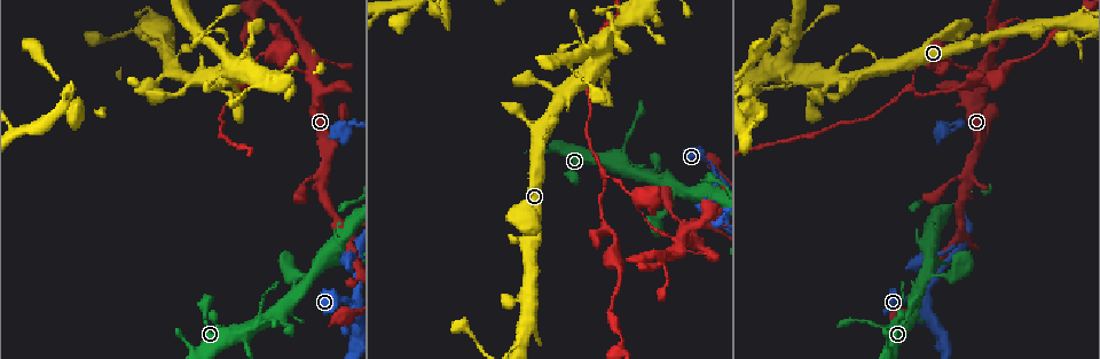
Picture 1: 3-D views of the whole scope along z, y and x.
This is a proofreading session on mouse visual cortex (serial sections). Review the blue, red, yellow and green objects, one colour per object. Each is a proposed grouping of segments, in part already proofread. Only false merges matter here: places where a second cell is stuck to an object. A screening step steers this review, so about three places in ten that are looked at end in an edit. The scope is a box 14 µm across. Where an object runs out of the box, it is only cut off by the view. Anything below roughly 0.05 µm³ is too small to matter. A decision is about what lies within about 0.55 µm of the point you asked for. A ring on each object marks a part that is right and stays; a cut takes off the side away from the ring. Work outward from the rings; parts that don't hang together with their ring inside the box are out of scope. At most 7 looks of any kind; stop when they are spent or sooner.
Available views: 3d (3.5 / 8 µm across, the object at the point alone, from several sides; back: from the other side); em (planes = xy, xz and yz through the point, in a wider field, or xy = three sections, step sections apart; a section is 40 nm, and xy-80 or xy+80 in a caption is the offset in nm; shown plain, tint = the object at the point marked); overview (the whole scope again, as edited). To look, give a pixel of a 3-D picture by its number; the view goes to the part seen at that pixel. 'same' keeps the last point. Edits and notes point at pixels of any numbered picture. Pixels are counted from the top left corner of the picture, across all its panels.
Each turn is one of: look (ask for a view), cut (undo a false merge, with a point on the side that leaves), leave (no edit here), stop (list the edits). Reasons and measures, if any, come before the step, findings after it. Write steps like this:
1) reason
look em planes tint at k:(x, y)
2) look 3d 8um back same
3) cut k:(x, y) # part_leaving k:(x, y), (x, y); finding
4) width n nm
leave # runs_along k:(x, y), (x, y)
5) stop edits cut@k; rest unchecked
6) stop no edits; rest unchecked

narrows sharply
look 3d 3.5um at 1:(603, 70)

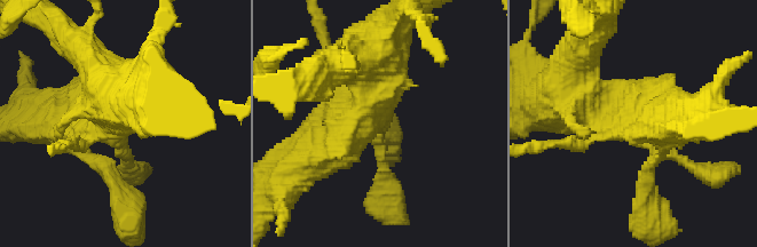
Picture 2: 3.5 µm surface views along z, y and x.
look em xy step 3 tint at 2:(380, 121)

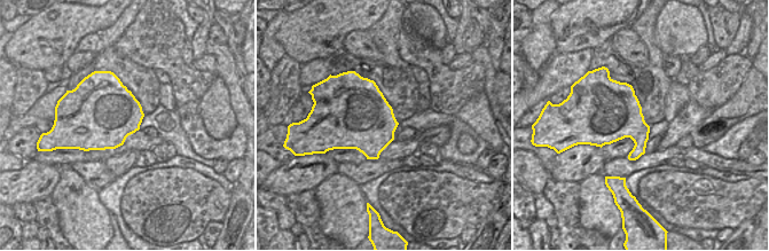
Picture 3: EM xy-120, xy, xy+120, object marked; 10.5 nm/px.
leave # runs_along 2:(331, 144), (392, 24); all the same cell

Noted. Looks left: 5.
thin neck
look 3d 3.5um at 1:(771, 43)

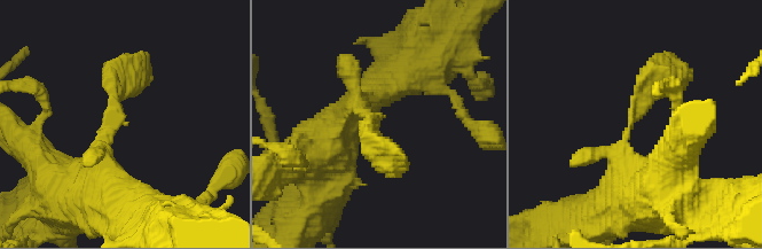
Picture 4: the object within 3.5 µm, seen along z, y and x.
need the tissue
look em xy step 1 tint at 4:(630, 123)

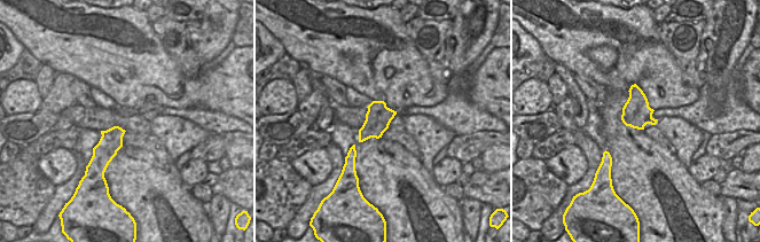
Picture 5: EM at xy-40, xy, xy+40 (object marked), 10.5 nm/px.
leave # runs_along 4:(87, 189), (136, 72); all the same cell

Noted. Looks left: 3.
branch point
look 3d 8um at 1:(679, 242)

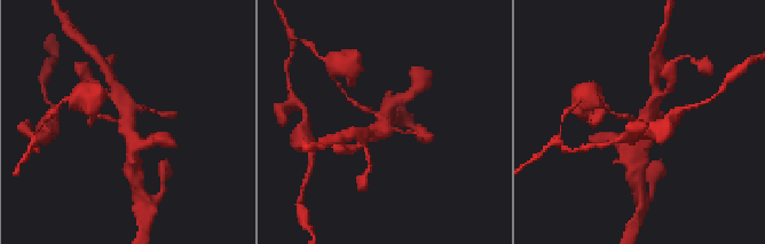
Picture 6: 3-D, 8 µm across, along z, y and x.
arms 3; arm_widths 150, 400, 400 nm; need the tissue
look em xy step 3 tint at 6:(124, 125)

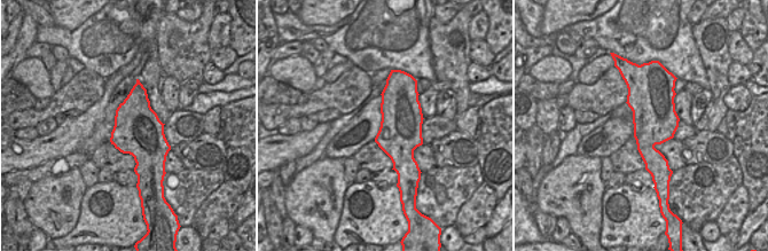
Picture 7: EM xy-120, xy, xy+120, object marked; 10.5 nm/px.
leave # runs_along 6:(133, 157), (126, 126), (99, 116); continuous, no second cell

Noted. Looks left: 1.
stop no edits; rest unchecked

